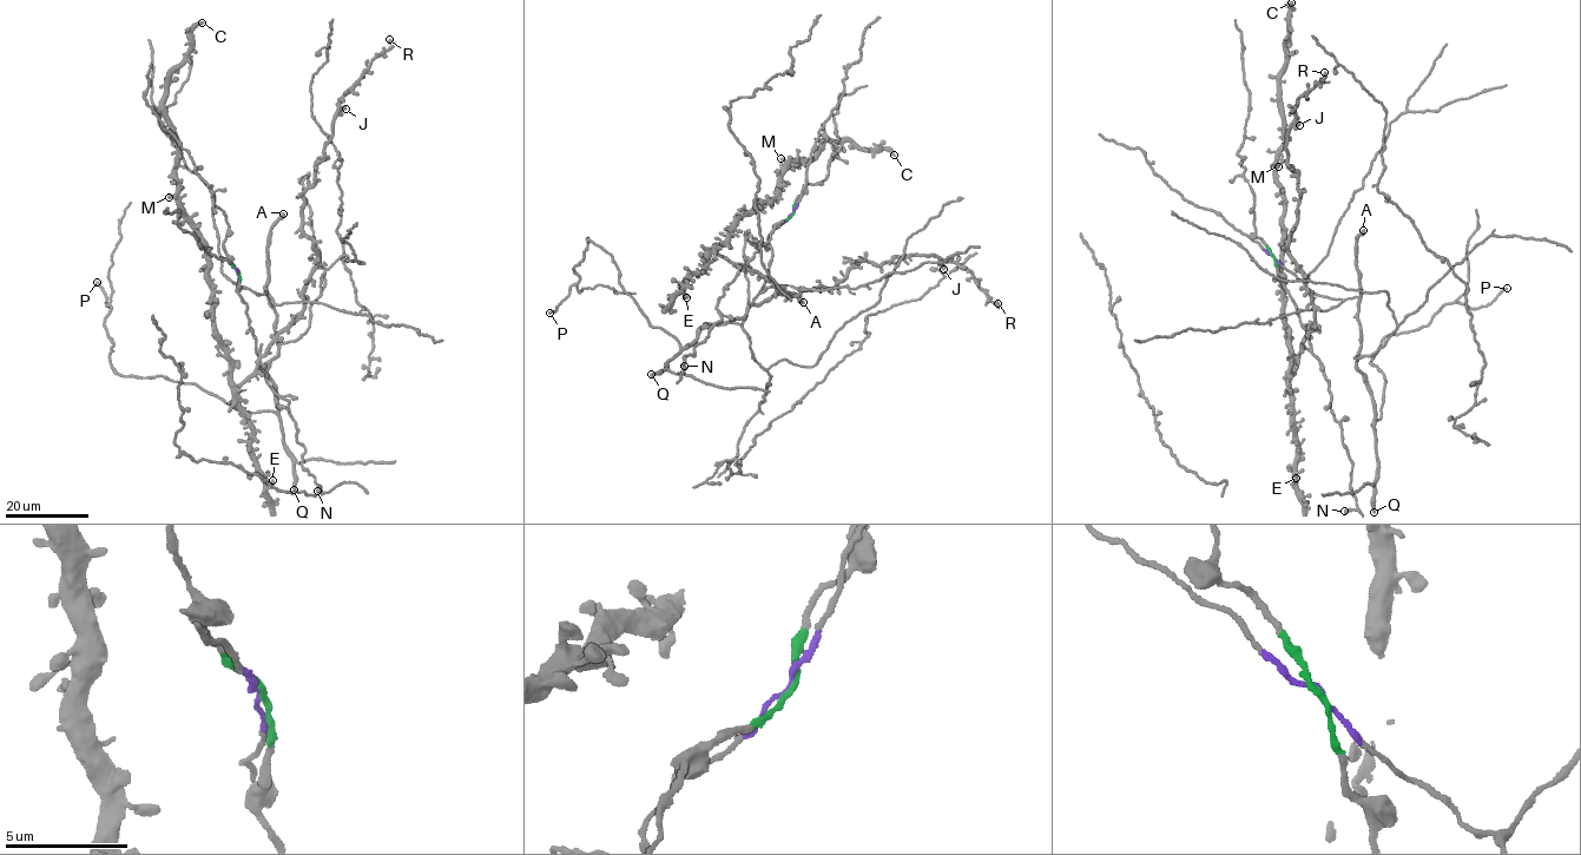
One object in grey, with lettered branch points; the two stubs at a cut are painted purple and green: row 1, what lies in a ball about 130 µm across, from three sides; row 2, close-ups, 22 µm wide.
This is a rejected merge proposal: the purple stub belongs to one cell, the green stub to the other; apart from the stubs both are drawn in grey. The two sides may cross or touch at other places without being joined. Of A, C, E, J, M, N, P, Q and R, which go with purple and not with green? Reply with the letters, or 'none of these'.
A, P, Q

